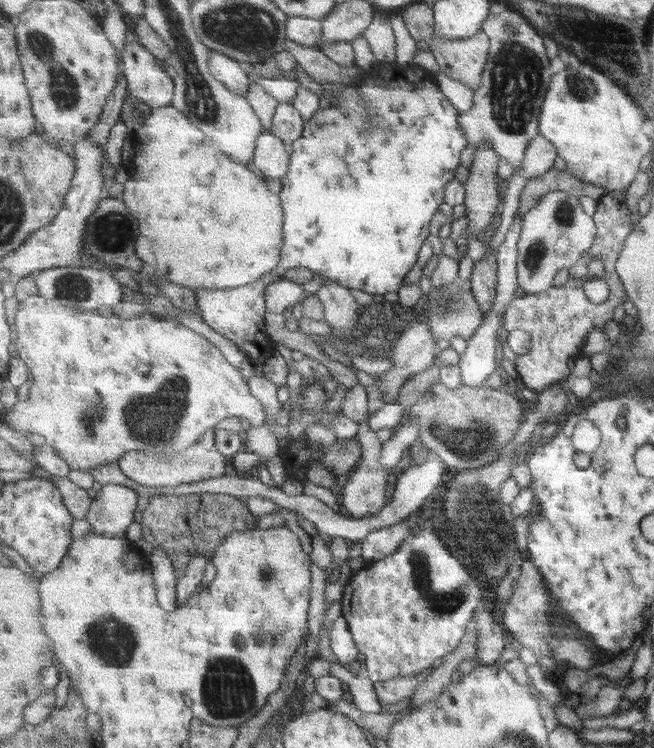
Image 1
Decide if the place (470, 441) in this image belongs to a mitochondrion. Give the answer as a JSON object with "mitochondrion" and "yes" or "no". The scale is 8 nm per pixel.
{"mitochondrion":"yes"}

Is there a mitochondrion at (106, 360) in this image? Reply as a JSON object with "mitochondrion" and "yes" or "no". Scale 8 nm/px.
{"mitochondrion":"no"}

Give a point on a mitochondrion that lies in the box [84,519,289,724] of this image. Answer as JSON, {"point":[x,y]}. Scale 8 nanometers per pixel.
{"point":[227,693]}

